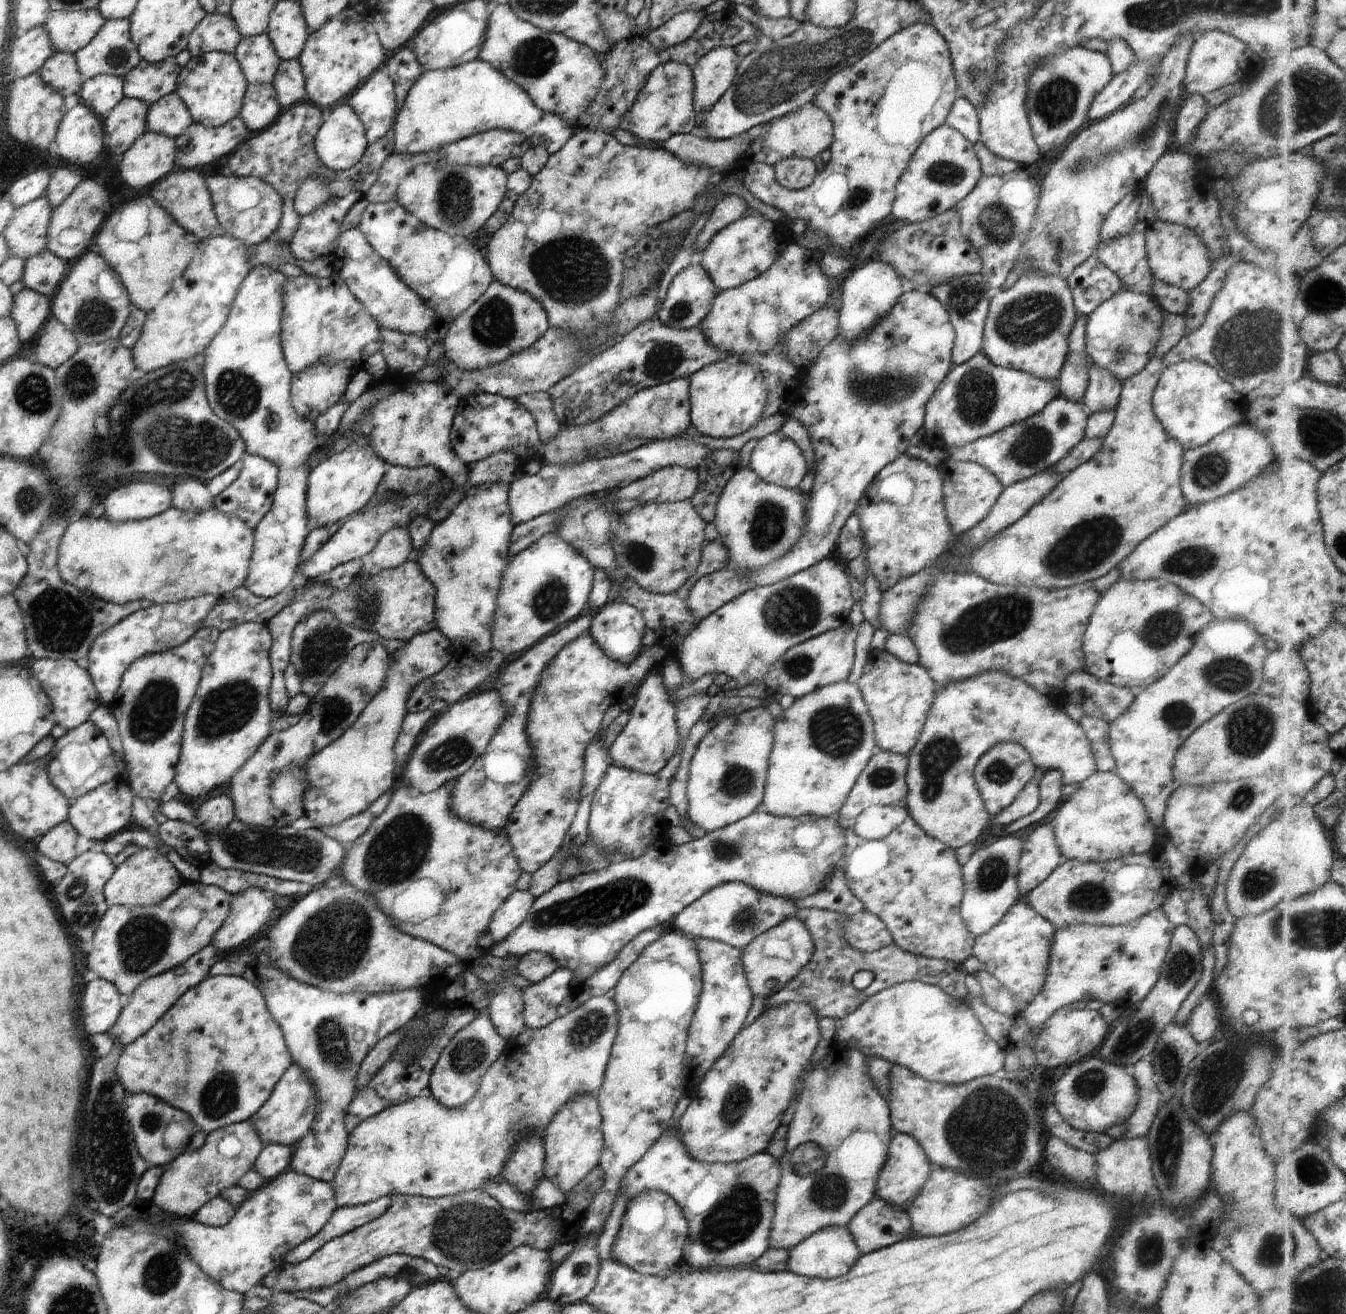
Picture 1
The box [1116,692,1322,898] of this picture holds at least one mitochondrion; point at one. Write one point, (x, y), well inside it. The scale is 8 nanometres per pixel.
(1249, 731)

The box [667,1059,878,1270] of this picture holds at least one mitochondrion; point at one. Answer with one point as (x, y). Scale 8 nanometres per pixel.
(730, 1222)

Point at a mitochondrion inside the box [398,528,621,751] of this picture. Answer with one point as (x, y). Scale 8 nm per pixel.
(553, 597)

